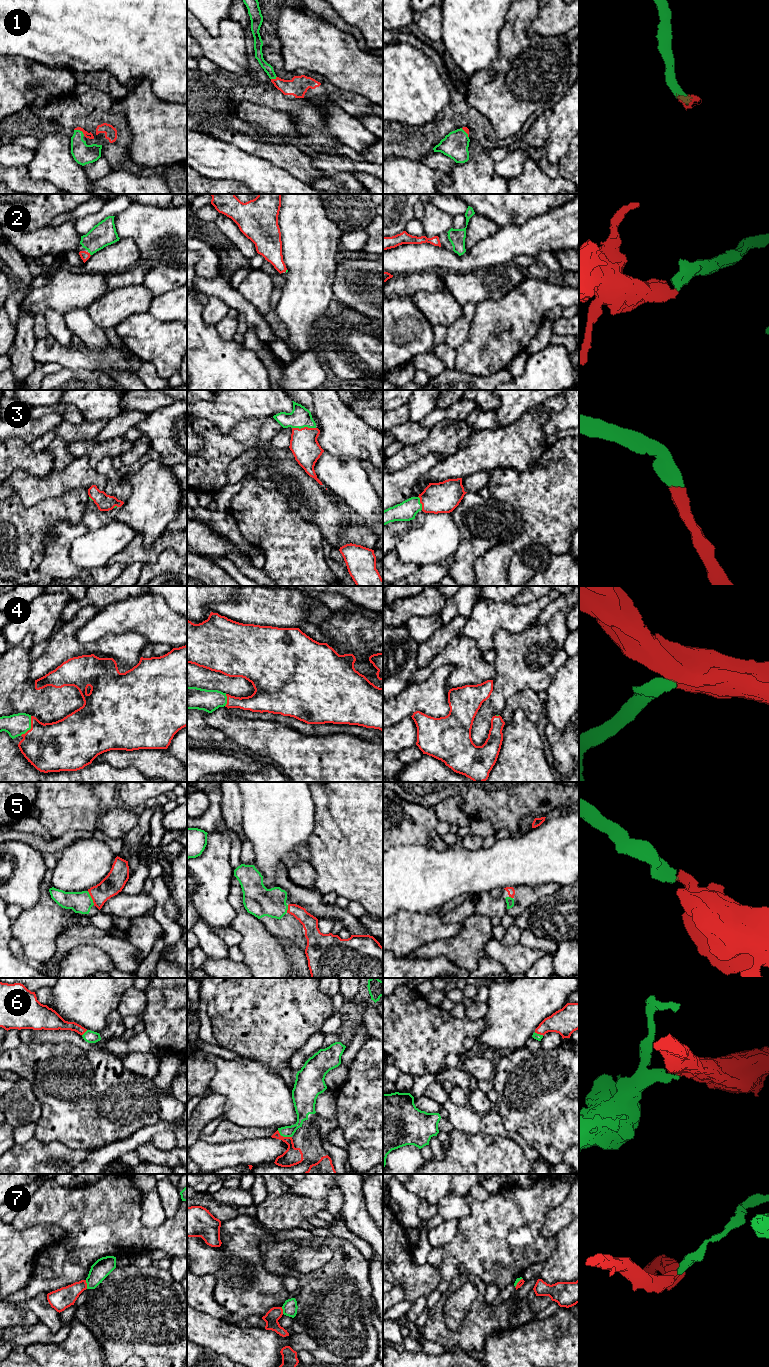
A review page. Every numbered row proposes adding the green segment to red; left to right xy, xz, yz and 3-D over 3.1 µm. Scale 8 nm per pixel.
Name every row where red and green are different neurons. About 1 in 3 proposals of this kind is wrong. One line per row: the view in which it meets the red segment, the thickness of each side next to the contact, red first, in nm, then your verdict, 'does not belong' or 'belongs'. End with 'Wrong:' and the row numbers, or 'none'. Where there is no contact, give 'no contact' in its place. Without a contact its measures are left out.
1: meets red in xy; 50 nm thick on the red side, 170 nm on the other; belongs
2: meets red in xy; 70 nm thick on the red side, 190 nm on the other; belongs
3: meets red in xz; 220 nm thick on the red side, 170 nm on the other; belongs
4: meets red in xy; 400 nm thick on the red side, 180 nm on the other; belongs
5: meets red in xy; 170 nm thick on the red side, 180 nm on the other; belongs
6: meets red in xz; 150 nm thick on the red side, 100 nm on the other; belongs
7: meets red in xy; 170 nm thick on the red side, 150 nm on the other; does not belong
Wrong: 7

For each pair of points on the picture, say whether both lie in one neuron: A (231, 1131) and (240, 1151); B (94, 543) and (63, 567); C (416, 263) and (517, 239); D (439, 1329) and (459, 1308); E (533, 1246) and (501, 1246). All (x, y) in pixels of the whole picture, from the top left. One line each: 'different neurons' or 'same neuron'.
A: different neurons
B: different neurons
C: same neuron
D: different neurons
E: same neuron

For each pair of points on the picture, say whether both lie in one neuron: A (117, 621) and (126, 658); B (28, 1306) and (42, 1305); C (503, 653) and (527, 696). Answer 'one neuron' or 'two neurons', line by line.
A: two neurons
B: one neuron
C: two neurons

